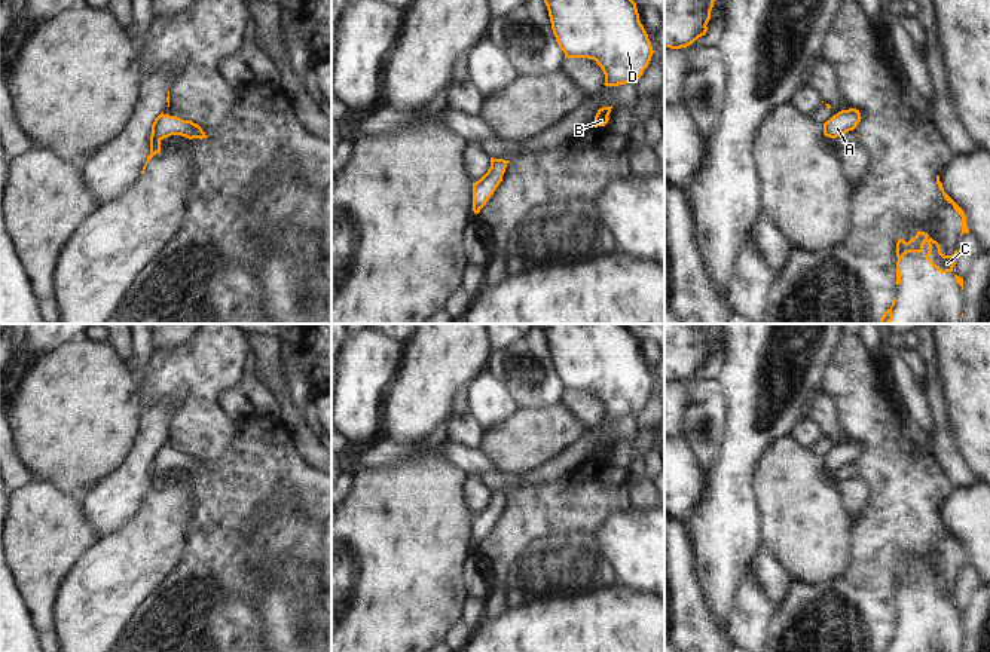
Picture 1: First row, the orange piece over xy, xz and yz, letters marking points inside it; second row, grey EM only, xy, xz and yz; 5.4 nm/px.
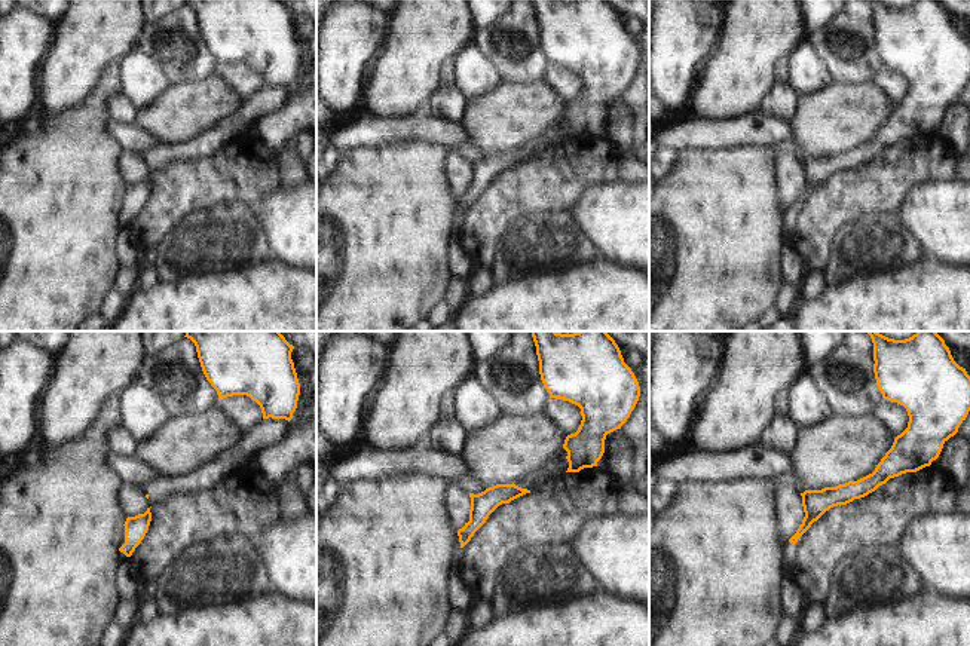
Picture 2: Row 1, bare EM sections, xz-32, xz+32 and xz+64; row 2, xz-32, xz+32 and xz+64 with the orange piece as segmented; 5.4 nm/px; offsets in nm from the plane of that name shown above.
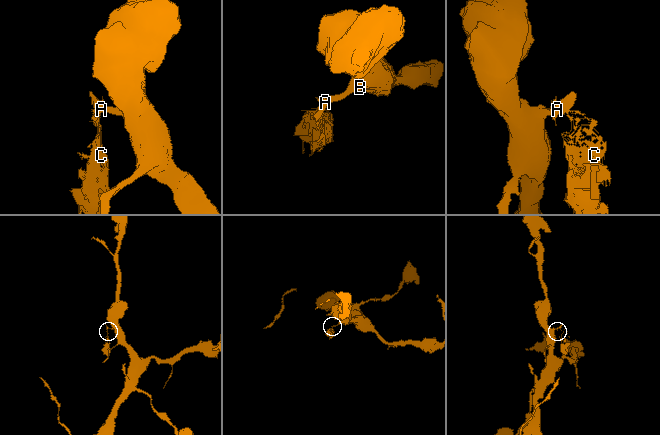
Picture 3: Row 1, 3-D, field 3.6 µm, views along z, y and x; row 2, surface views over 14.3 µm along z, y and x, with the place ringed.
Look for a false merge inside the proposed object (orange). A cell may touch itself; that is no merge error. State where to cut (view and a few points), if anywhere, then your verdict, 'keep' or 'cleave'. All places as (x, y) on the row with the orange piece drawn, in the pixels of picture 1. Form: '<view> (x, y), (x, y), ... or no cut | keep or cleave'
xy (164, 115), (158, 122), (159, 141) | cleave

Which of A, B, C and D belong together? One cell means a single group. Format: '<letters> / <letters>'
A B D / C

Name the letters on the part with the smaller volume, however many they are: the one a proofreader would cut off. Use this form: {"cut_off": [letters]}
{"cut_off": ["C"]}

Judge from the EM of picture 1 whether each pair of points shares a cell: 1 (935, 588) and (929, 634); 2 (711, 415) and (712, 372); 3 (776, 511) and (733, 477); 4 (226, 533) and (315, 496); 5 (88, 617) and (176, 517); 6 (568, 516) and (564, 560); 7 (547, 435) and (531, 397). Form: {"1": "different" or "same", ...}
{"1": "same", "2": "different", "3": "different", "4": "same", "5": "same", "6": "different", "7": "different"}

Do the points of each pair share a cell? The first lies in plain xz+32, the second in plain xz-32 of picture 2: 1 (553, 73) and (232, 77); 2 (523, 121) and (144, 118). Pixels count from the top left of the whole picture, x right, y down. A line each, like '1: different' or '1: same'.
1: same
2: same

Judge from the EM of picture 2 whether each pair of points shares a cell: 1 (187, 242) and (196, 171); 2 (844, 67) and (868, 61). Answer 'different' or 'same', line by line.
1: different
2: same

